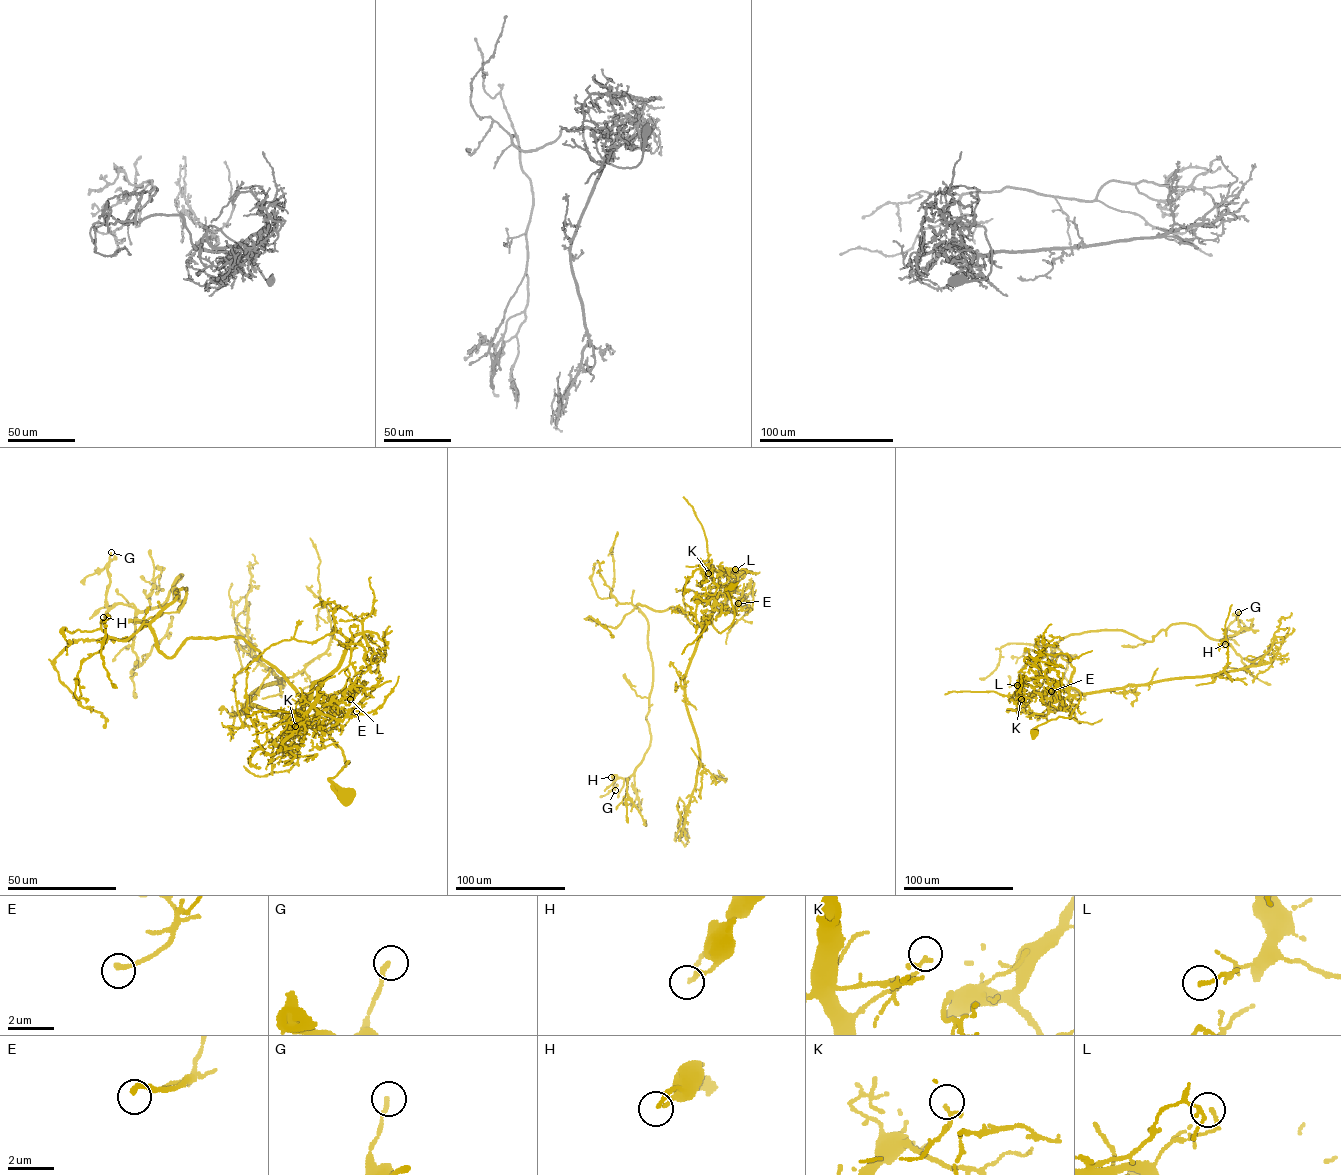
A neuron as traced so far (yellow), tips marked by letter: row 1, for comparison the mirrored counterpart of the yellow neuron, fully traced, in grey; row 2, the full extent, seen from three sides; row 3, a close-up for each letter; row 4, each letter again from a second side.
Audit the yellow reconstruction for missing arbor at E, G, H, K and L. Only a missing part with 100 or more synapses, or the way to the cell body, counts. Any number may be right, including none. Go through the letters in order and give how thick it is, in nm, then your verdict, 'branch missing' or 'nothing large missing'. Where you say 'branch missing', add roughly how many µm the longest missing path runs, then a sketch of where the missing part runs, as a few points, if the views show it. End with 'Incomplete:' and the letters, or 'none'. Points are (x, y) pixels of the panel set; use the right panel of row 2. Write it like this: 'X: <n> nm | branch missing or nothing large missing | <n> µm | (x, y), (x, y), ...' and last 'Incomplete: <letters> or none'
E: 220 nm | nothing large missing
G: 200 nm | nothing large missing
H: 190 nm | nothing large missing
K: 170 nm | nothing large missing
L: 180 nm | nothing large missing
Incomplete: none

